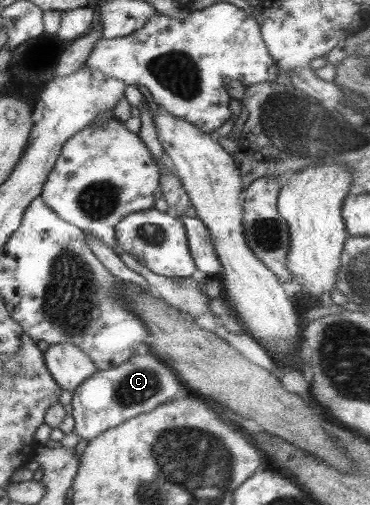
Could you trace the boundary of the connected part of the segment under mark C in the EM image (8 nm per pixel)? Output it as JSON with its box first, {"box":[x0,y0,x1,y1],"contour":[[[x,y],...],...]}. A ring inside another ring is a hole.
{"box":[72,353,188,441],"contour":[[[151,353],[130,357],[125,363],[108,370],[95,370],[72,391],[73,432],[78,439],[90,441],[99,433],[120,425],[123,421],[188,395],[176,375],[158,362]]]}

